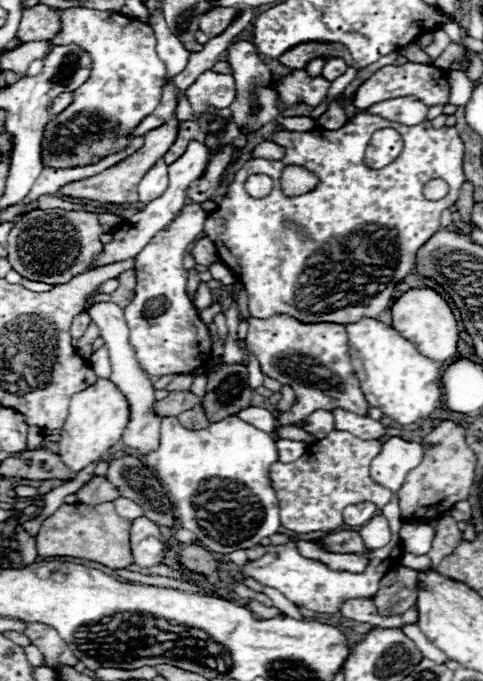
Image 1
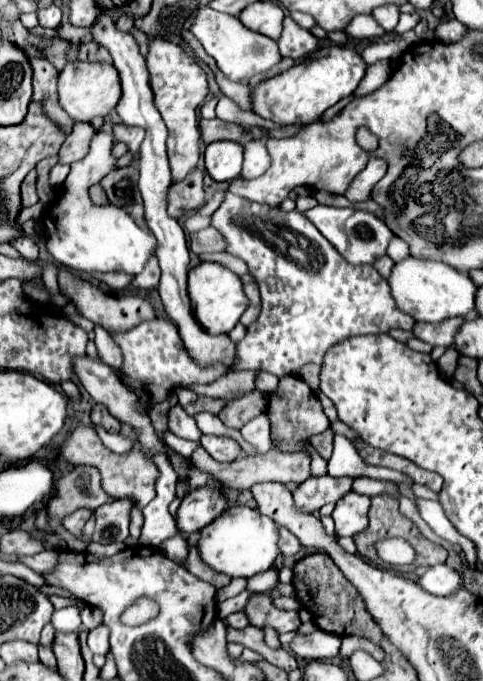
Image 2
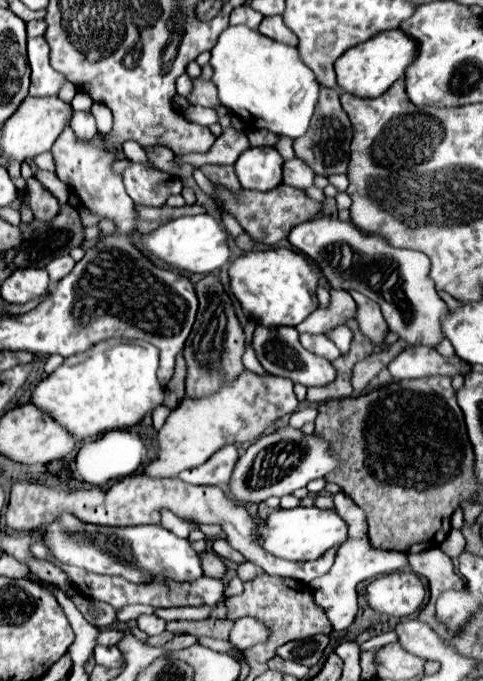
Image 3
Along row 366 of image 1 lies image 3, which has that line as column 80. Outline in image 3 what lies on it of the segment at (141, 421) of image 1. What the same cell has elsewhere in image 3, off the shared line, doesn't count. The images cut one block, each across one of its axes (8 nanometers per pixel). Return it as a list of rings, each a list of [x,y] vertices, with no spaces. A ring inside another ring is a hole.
[[[74,112],[72,120],[70,120],[70,128],[74,130],[76,138],[78,140],[92,140],[96,134],[98,134],[98,128],[96,128],[96,120],[90,112]]]

